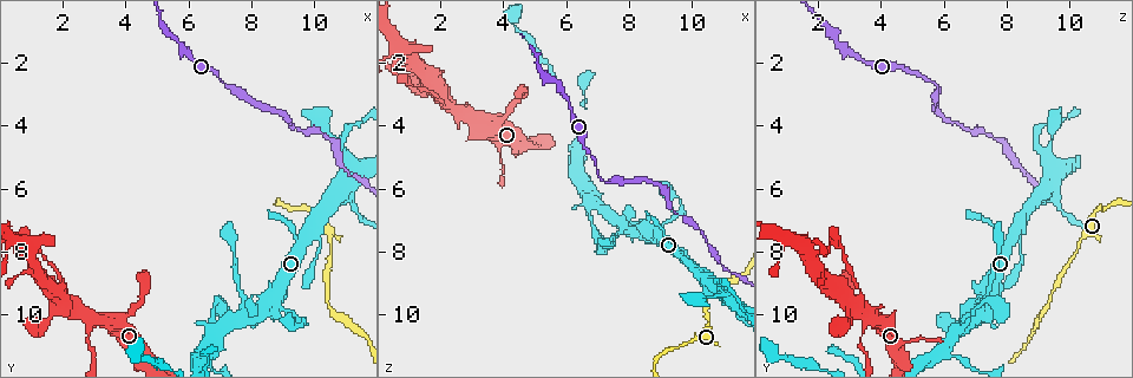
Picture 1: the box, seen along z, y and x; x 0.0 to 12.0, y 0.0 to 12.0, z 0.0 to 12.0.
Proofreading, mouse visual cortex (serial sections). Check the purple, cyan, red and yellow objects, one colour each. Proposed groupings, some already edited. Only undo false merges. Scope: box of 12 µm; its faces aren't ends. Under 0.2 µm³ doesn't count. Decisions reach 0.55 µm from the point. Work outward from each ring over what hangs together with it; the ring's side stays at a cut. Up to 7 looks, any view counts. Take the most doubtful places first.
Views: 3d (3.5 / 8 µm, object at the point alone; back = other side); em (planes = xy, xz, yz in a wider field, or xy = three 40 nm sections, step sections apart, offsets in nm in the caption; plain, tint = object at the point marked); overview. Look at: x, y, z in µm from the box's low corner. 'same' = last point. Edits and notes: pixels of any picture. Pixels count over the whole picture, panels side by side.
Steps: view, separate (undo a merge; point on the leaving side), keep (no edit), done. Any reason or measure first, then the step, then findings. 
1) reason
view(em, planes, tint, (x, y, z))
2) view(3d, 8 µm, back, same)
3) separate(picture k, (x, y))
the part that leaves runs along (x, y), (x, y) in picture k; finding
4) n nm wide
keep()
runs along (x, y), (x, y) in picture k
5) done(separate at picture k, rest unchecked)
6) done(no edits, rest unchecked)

narrows sharply
view(3d, 8 µm, (10.9, 4.8, 9.1))

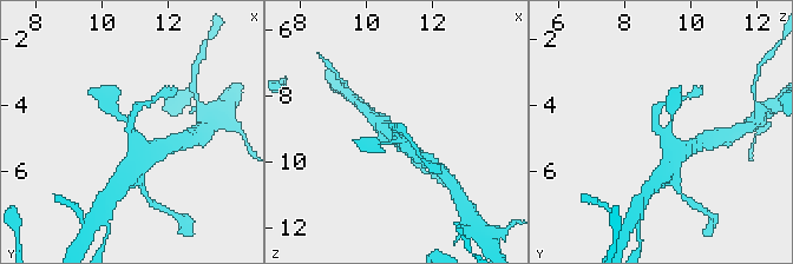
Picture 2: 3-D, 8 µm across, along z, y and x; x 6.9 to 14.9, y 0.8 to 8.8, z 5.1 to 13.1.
closer look
view(3d, 3.5 µm, (10.9, 4.9, 9.1))

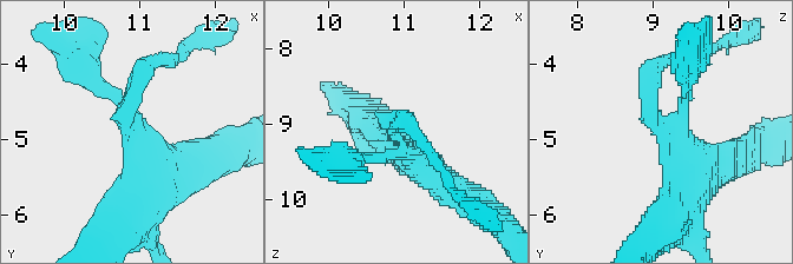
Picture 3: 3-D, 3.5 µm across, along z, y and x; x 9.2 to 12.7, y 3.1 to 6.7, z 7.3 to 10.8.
shape alone is not enough
view(em, xy, step 3, tint, (10.85, 4.85, 9.10))

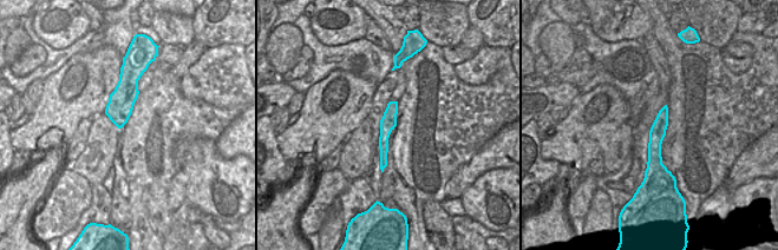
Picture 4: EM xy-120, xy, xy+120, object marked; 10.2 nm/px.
keep()
runs along (690, 184), (679, 130), (651, 111), (663, 64) in picture 3; one cell here

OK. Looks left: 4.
three-way junction
view(3d, 8 µm, (2.8, 10.1, 3.7))

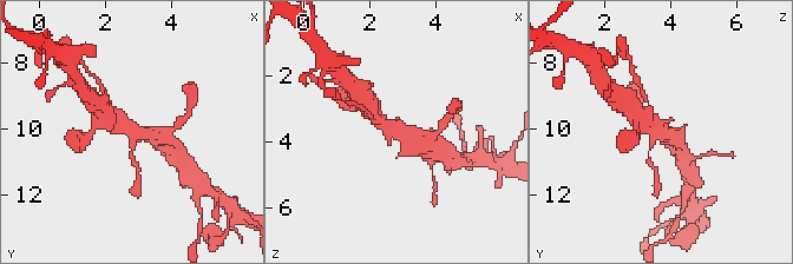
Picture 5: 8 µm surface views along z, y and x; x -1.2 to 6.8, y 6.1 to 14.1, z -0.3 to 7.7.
zoom in
view(3d, 3.5 µm, (2.9, 10.2, 3.6))

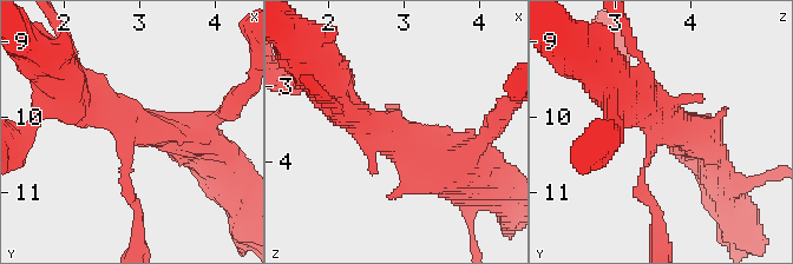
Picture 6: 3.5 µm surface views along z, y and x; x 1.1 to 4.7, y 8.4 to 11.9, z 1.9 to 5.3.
now the EM
view(em, planes, tint, (2.90, 10.15, 3.65))

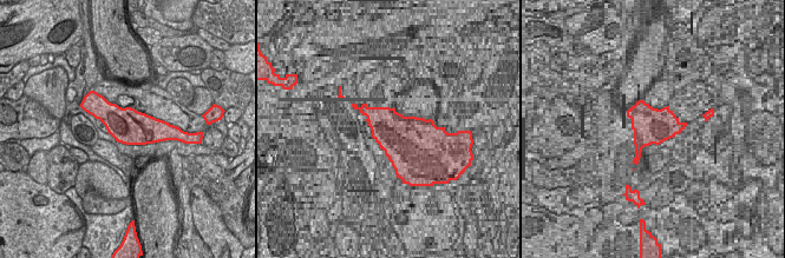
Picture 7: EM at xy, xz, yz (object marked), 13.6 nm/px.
keep()
runs along (461, 172), (335, 97) in picture 6; all the same cell

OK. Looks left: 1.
done(no edits, rest unchecked)

